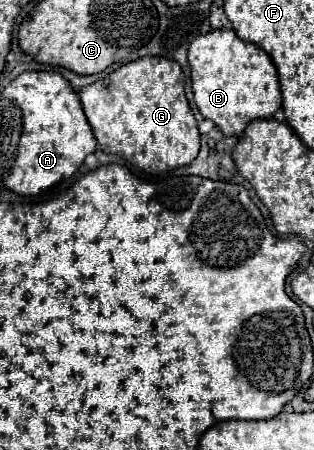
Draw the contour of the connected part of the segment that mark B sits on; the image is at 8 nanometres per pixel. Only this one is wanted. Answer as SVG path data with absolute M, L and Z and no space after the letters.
M230 28L212 30L198 36L188 48L188 64L192 70L192 92L198 110L212 120L224 136L240 136L248 122L272 116L280 104L280 84L270 56L236 36Z

